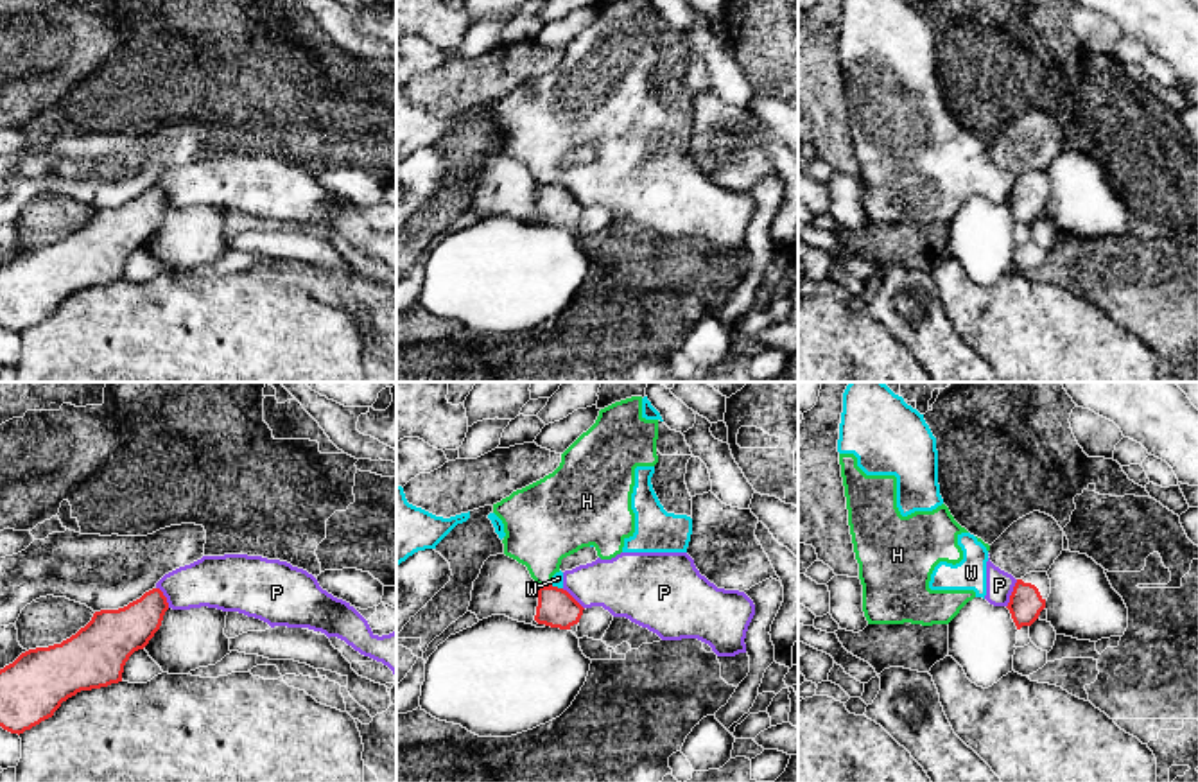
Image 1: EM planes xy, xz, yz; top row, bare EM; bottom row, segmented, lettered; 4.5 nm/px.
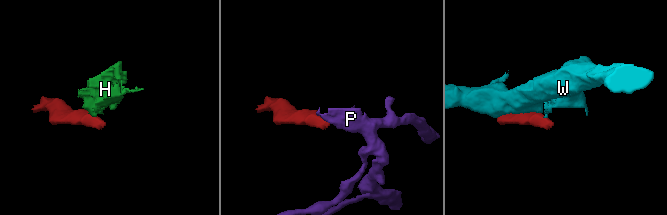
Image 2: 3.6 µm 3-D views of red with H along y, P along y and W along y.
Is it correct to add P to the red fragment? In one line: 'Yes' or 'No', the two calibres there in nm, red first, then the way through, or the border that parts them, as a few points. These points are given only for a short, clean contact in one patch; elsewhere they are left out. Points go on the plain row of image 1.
No. Thickness 150 nm (red) against 130 nm. Boundary: yz (1017, 178), (1007, 205)

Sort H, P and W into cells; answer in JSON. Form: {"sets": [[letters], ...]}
{"sets": [["H", "P", "W"]]}

